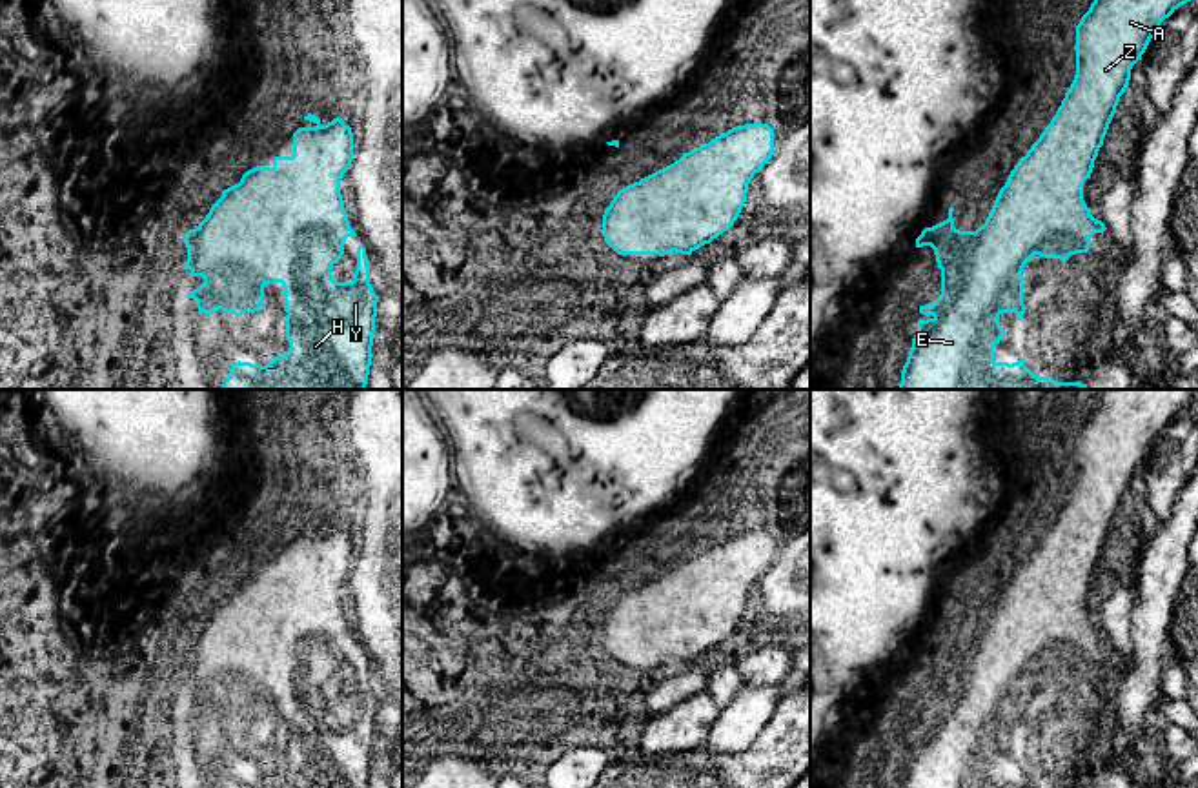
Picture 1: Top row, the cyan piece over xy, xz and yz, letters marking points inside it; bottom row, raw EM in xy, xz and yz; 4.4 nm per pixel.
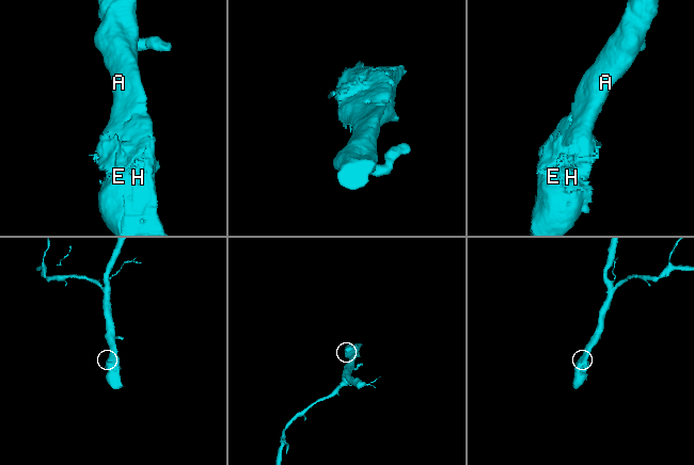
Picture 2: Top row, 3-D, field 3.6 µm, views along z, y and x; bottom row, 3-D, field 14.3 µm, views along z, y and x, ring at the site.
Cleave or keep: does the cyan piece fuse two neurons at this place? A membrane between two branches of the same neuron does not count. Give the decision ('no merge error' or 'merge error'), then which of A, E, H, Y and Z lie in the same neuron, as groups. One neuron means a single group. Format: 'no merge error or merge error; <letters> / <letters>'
no merge error; A E H Y Z

